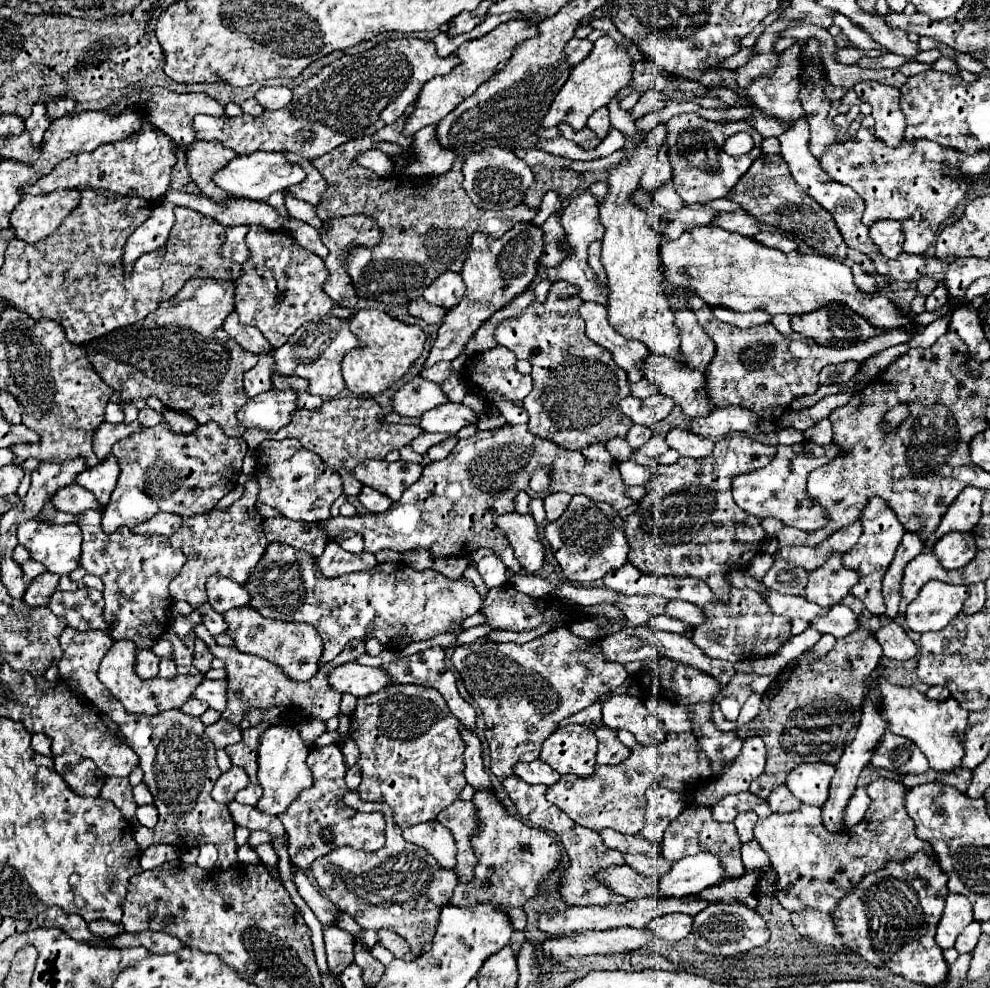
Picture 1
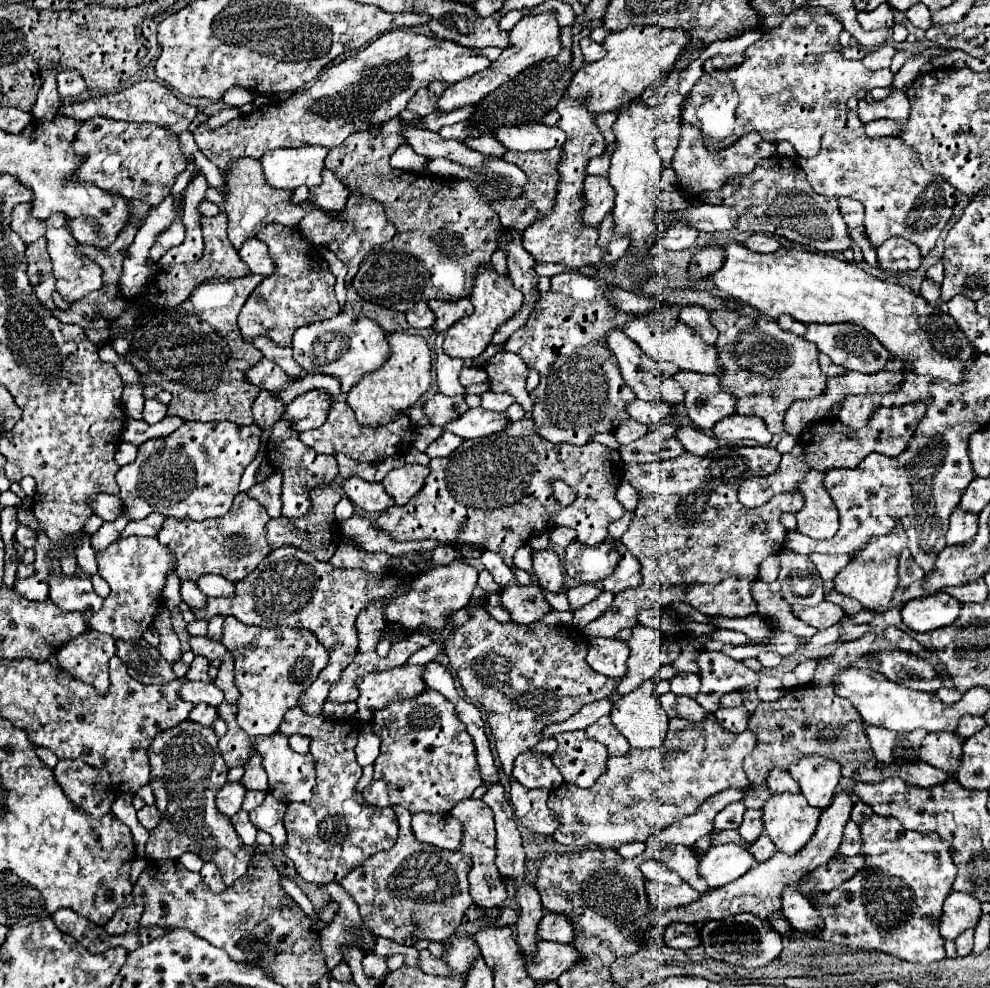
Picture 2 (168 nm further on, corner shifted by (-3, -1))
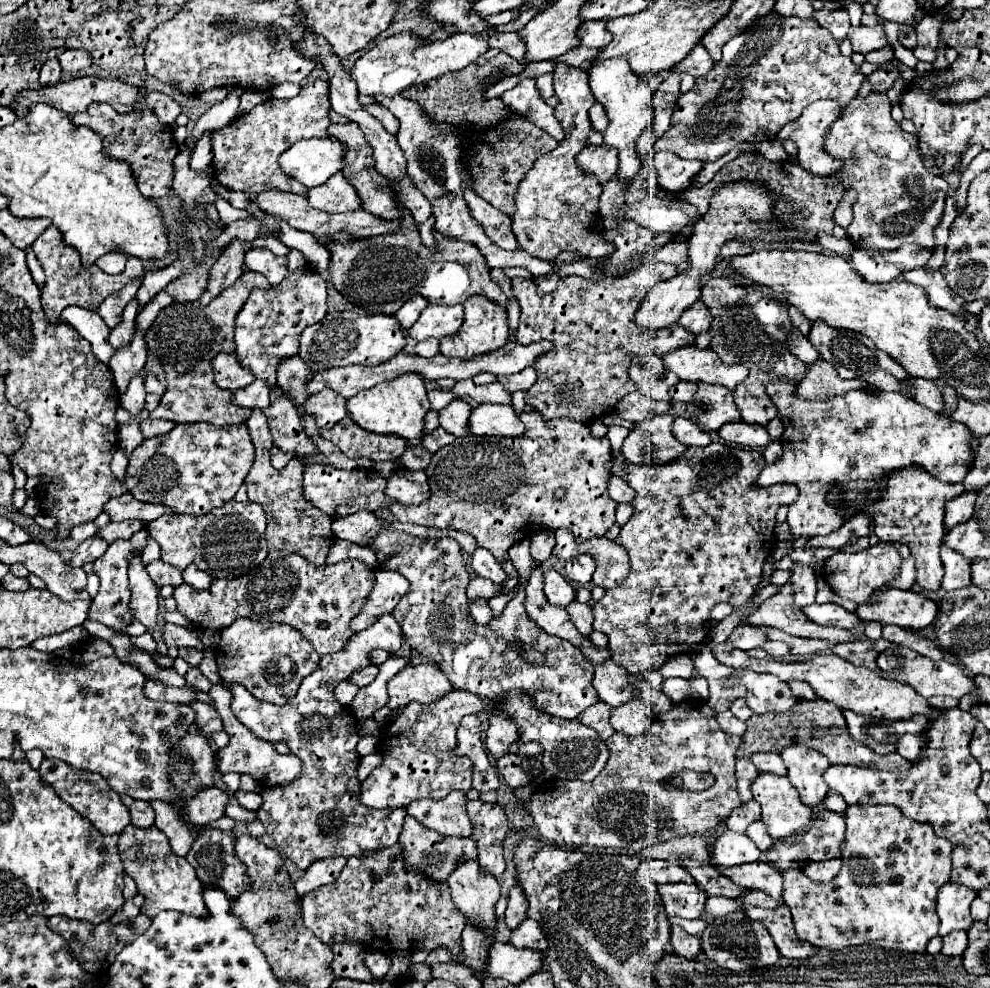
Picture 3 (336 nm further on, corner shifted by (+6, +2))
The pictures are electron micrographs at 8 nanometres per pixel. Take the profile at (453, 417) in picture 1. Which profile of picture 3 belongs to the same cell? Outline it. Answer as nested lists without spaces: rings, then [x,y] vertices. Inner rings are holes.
[[[481,404],[471,410],[467,430],[475,436],[521,436],[523,422],[511,406]]]

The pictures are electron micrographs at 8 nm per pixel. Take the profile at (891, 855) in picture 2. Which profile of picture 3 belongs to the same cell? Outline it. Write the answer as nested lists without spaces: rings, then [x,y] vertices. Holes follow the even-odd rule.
[[[849,806],[845,810],[845,816],[847,816],[847,834],[845,834],[845,840],[847,844],[843,846],[843,866],[841,866],[841,872],[827,884],[819,884],[819,882],[813,882],[809,880],[801,870],[797,868],[789,868],[783,872],[783,878],[785,878],[785,884],[783,884],[783,902],[791,908],[791,914],[793,914],[793,924],[795,924],[795,932],[801,940],[813,944],[813,946],[819,946],[819,948],[829,948],[829,950],[841,950],[841,948],[847,948],[847,942],[853,940],[853,942],[879,942],[883,940],[883,946],[889,946],[889,950],[905,950],[905,952],[925,952],[927,948],[927,942],[937,936],[937,930],[939,930],[939,918],[937,918],[937,912],[935,912],[935,898],[937,898],[937,890],[949,882],[949,874],[951,874],[951,842],[947,838],[939,838],[935,836],[933,828],[929,824],[921,824],[921,822],[915,822],[911,818],[905,818],[899,808],[895,806]]]

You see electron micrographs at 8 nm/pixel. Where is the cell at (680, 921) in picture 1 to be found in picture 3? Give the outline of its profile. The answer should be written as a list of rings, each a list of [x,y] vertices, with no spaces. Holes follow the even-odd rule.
[[[671,926],[671,946],[673,946],[677,956],[689,958],[689,960],[701,952],[699,936],[687,934],[681,926]]]

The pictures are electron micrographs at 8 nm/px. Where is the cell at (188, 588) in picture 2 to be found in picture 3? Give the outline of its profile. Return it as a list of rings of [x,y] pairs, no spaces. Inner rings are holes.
[[[155,560],[147,566],[147,572],[151,576],[151,580],[157,584],[157,586],[173,586],[177,588],[179,584],[183,584],[183,576],[181,576],[181,570],[179,568],[171,568],[169,564],[163,564],[163,560]]]

